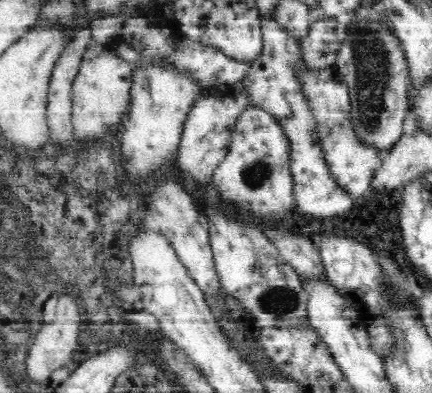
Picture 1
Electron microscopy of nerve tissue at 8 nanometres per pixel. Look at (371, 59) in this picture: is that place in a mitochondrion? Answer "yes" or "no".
yes

